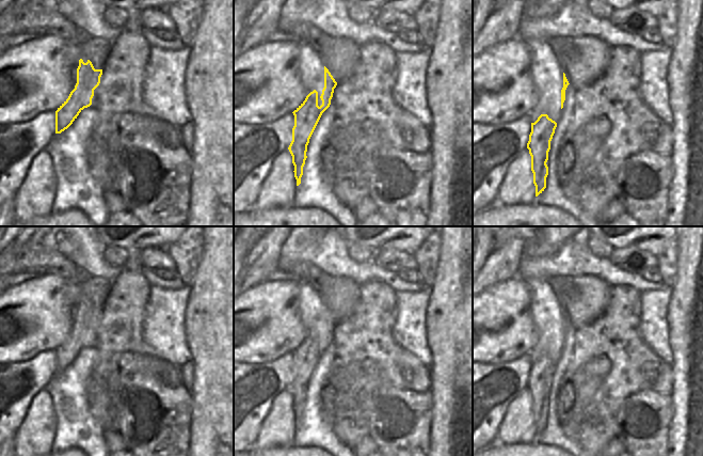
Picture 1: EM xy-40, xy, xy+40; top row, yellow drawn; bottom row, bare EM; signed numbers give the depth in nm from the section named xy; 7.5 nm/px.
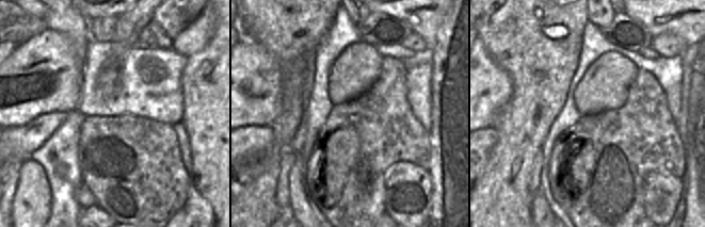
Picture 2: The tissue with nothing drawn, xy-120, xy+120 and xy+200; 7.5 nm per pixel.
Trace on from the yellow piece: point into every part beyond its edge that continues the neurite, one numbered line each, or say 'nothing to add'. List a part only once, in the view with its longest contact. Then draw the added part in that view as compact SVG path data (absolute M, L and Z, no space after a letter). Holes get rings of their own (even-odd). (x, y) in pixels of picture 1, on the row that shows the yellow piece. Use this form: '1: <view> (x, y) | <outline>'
nothing to add

